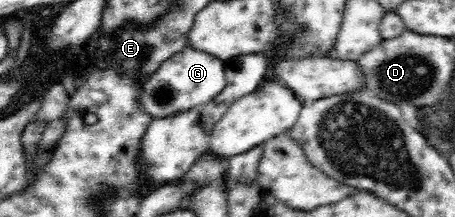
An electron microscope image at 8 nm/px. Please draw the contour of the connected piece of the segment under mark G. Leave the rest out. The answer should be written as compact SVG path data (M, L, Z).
M187 46L182 52L162 62L160 68L157 68L156 72L153 72L149 79L141 84L142 90L137 96L137 102L142 112L152 119L166 118L178 112L192 110L194 107L210 102L223 91L224 69L224 60Z

